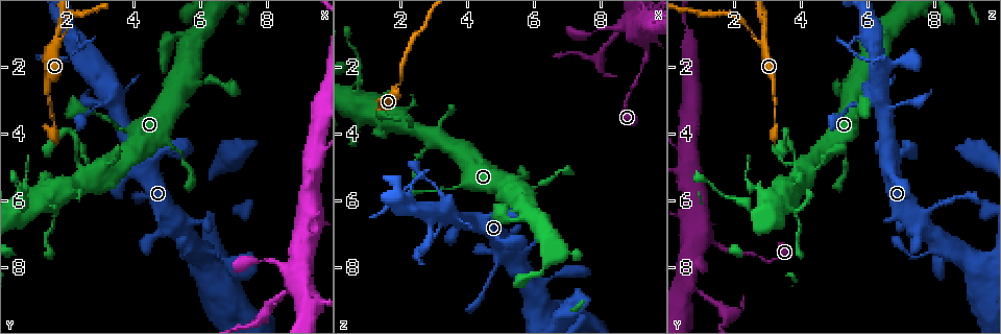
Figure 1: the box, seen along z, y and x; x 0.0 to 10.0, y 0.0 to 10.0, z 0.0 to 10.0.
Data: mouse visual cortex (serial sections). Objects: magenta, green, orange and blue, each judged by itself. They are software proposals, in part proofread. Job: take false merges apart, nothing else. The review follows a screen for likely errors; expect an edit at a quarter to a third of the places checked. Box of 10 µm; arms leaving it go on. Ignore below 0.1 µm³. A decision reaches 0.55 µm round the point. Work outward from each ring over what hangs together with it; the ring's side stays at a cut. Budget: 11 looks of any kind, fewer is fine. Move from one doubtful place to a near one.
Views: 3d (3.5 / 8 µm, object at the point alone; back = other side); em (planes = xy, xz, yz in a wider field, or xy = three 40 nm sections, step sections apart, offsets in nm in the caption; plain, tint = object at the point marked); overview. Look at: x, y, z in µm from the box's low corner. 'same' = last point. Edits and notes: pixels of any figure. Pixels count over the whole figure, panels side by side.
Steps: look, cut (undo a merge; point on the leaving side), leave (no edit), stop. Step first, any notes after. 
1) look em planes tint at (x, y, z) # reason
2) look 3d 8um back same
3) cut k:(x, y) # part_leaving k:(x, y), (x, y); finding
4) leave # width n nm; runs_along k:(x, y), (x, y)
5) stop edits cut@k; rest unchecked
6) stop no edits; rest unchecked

look em xy step 1 tint at (4.65, 4.80, 6.95) # three-way junction

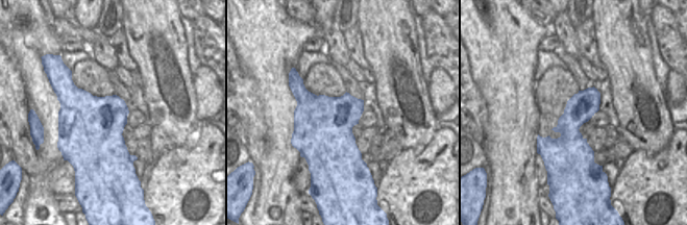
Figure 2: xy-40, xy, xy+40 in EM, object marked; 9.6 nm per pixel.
look 3d 3.5um same # see where the arms go

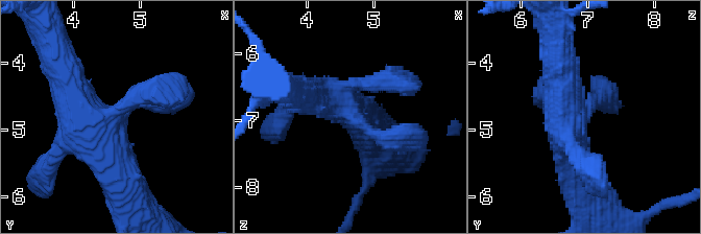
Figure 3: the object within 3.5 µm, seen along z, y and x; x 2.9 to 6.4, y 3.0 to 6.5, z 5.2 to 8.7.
leave # runs_along 3:(115, 169), (99, 137), (131, 102), (176, 92); continuous, no second cell

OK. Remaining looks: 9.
look 3d 3.5um at (3.30, 2.90, 6.35) # arms part here

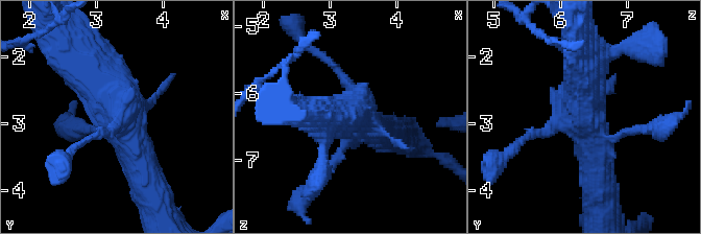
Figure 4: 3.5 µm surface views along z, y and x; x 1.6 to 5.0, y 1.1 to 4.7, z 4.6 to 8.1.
look em planes tint at (3.30, 2.90, 6.35) # shape alone is not enough

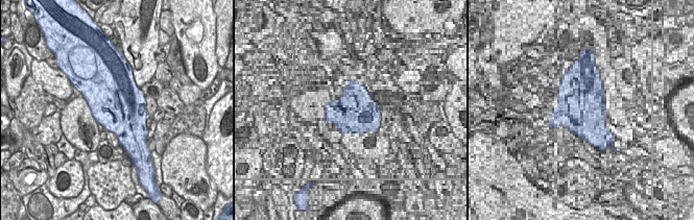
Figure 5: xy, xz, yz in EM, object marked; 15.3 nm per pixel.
leave # runs_along 4:(144, 178), (128, 126), (87, 59); continuous, no second cell

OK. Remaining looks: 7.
look 3d 3.5um at (1.95, 0.90, 2.45)

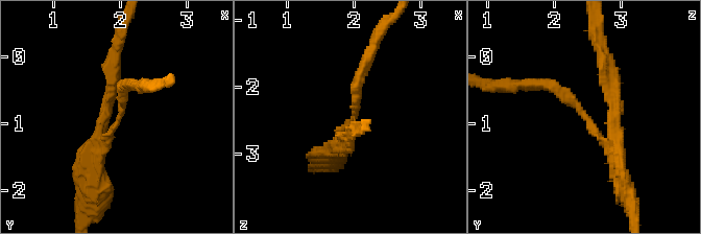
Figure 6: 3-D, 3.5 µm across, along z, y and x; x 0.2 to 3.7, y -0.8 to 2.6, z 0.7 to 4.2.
look em xy step 2 tint at (2.00, 0.90, 2.45) # arm_widths 200, 250 nm

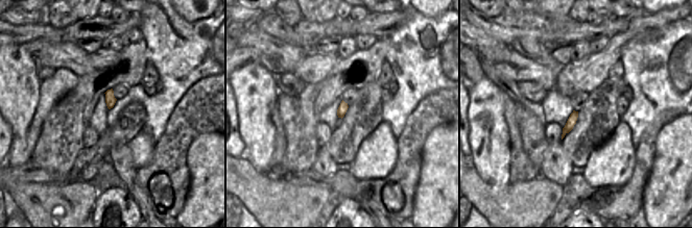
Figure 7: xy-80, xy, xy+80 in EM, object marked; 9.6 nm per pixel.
cut 6:(566, 98) # width 90 nm; part_leaving 6:(589, 122), (555, 87), (512, 87); two cells meet here

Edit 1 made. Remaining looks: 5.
look em planes tint at (9.35, 5.15, 0.70) # calibre changes

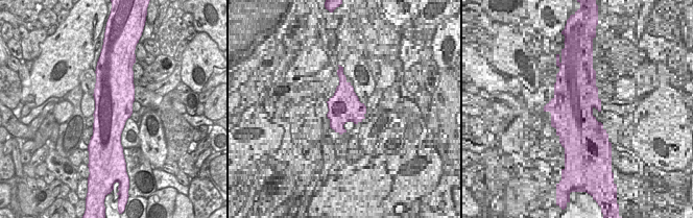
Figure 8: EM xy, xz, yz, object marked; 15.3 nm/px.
look 3d 3.5um same # wider look

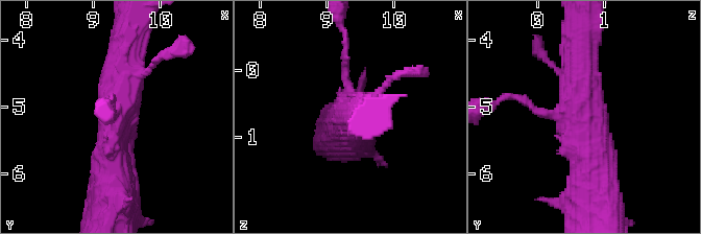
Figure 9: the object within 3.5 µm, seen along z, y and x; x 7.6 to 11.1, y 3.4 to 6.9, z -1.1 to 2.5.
leave # runs_along 9:(109, 182), (128, 43); all the same cell

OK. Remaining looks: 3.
look 3d 3.5um at (8.65, 8.65, 0.75) # sharp bend

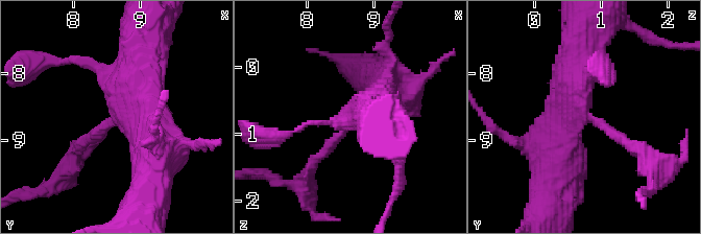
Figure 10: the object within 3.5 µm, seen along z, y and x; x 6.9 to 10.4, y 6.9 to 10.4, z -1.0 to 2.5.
look em xy step 5 tint at (8.70, 8.65, 0.75) # arms 3; arm_widths 150, 600, 600 nm

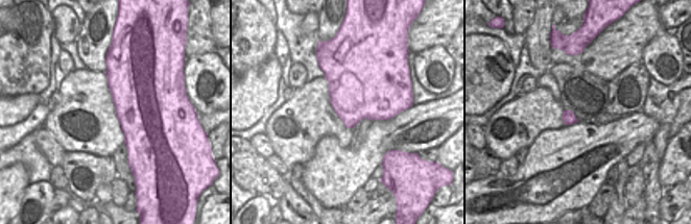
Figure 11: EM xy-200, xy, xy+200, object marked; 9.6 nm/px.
cut 10:(77, 144) # part_leaving 10:(104, 127), (79, 143), (47, 188); a second cell is stuck on

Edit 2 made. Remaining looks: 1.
stop edits cut@6, cut@10; rest unchecked

